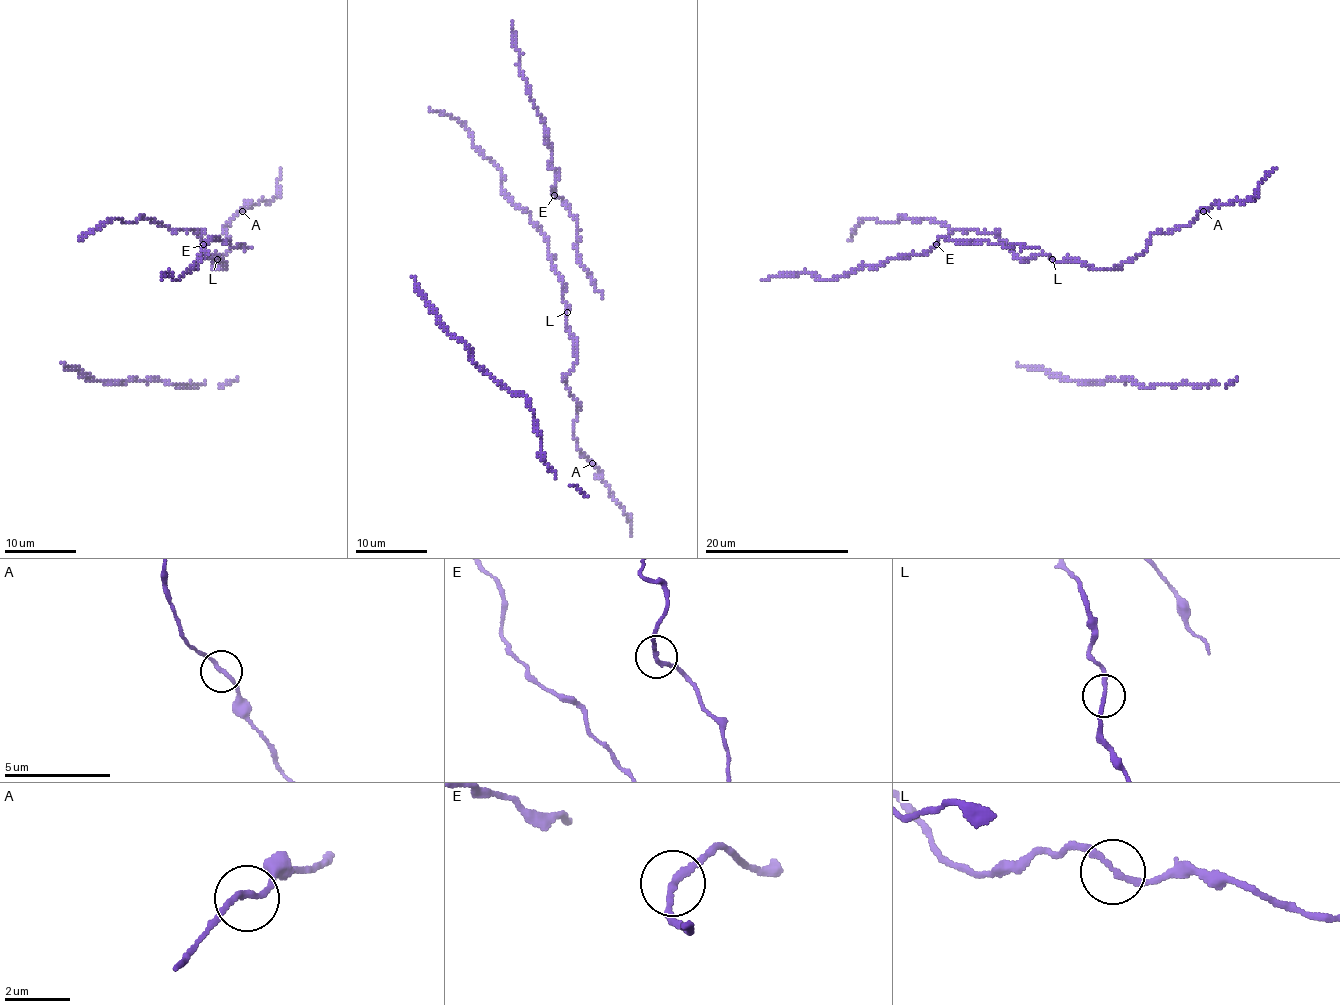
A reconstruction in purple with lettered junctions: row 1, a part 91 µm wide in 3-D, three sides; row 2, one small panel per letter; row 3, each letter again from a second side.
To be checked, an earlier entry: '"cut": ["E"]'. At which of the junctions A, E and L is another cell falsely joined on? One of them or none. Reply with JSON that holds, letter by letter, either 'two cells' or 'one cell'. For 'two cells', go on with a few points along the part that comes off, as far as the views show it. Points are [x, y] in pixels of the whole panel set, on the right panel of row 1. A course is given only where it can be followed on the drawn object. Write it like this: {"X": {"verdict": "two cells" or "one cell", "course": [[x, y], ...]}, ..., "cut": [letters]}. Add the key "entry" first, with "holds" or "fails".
{"entry": "fails", "A": {"verdict": "one cell"}, "E": {"verdict": "one cell"}, "L": {"verdict": "one cell"}, "cut": []}

